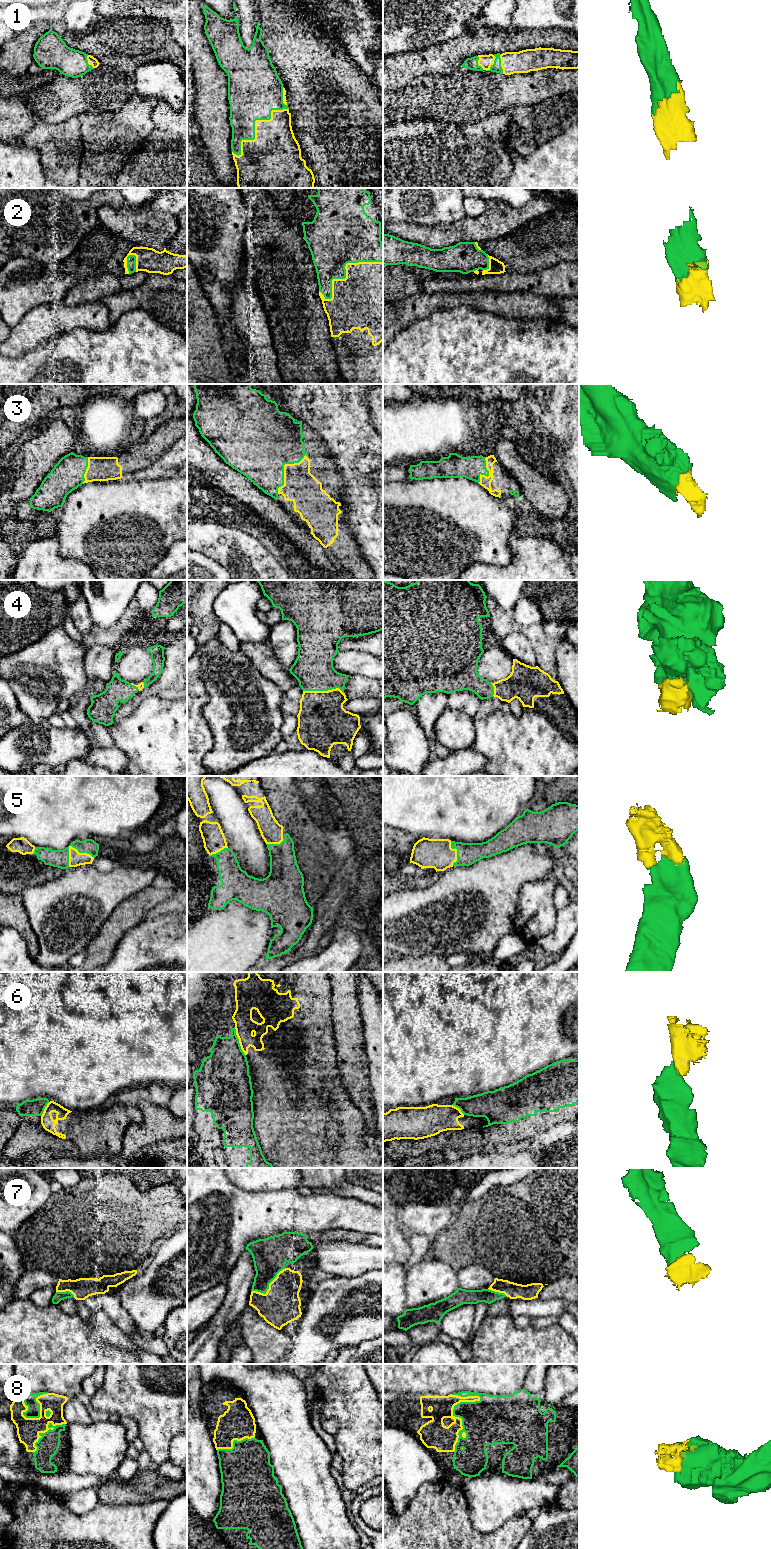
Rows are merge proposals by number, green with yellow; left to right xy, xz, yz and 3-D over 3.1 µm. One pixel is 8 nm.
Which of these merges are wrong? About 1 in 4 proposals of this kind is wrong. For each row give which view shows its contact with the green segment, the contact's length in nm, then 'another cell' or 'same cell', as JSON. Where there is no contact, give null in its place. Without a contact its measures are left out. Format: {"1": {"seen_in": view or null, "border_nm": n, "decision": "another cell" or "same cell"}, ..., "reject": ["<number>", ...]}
{"1": {"seen_in": "xz", "border_nm": 600, "decision": "same cell"}, "2": {"seen_in": "xz", "border_nm": 550, "decision": "same cell"}, "3": {"seen_in": "xz", "border_nm": 400, "decision": "same cell"}, "4": {"seen_in": "xz", "border_nm": 320, "decision": "same cell"}, "5": {"seen_in": "xy", "border_nm": 240, "decision": "same cell"}, "6": {"seen_in": "xz", "border_nm": 240, "decision": "another cell"}, "7": {"seen_in": "xz", "border_nm": 340, "decision": "same cell"}, "8": {"seen_in": "yz", "border_nm": 500, "decision": "another cell"}, "reject": ["6", "8"]}

